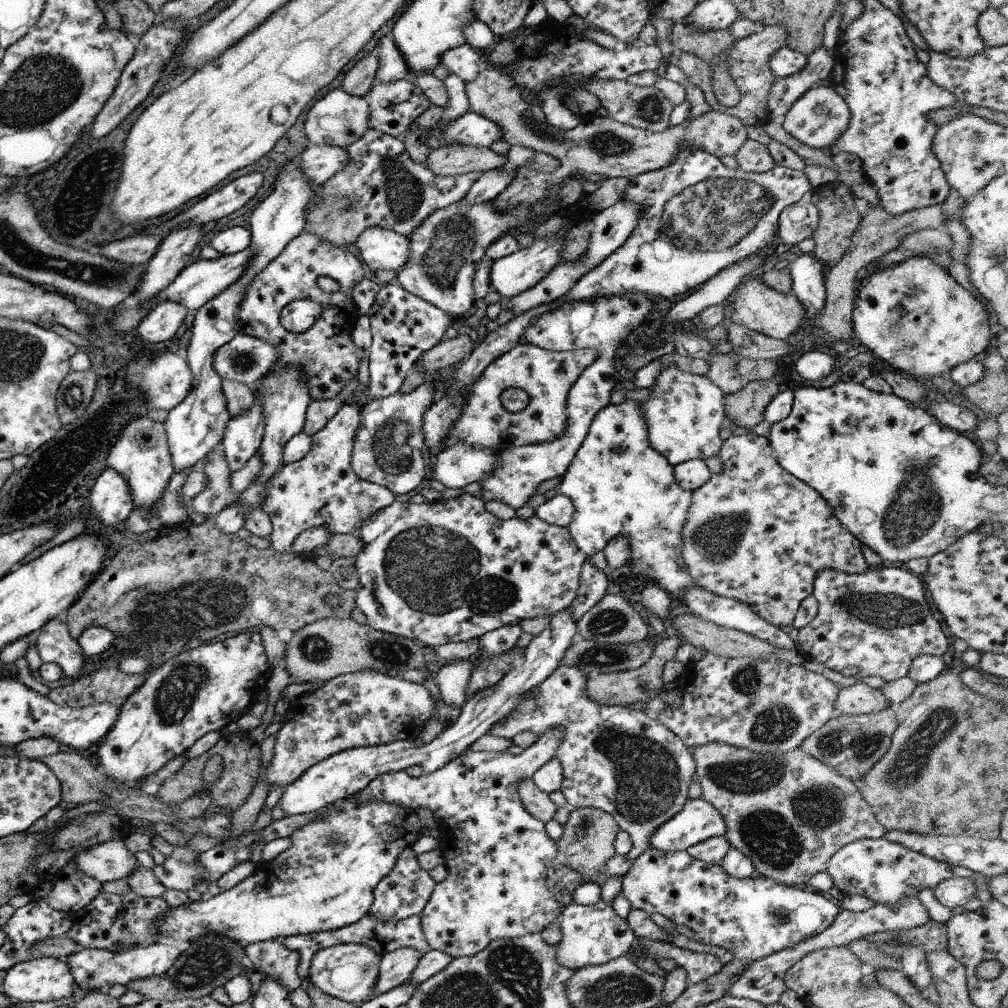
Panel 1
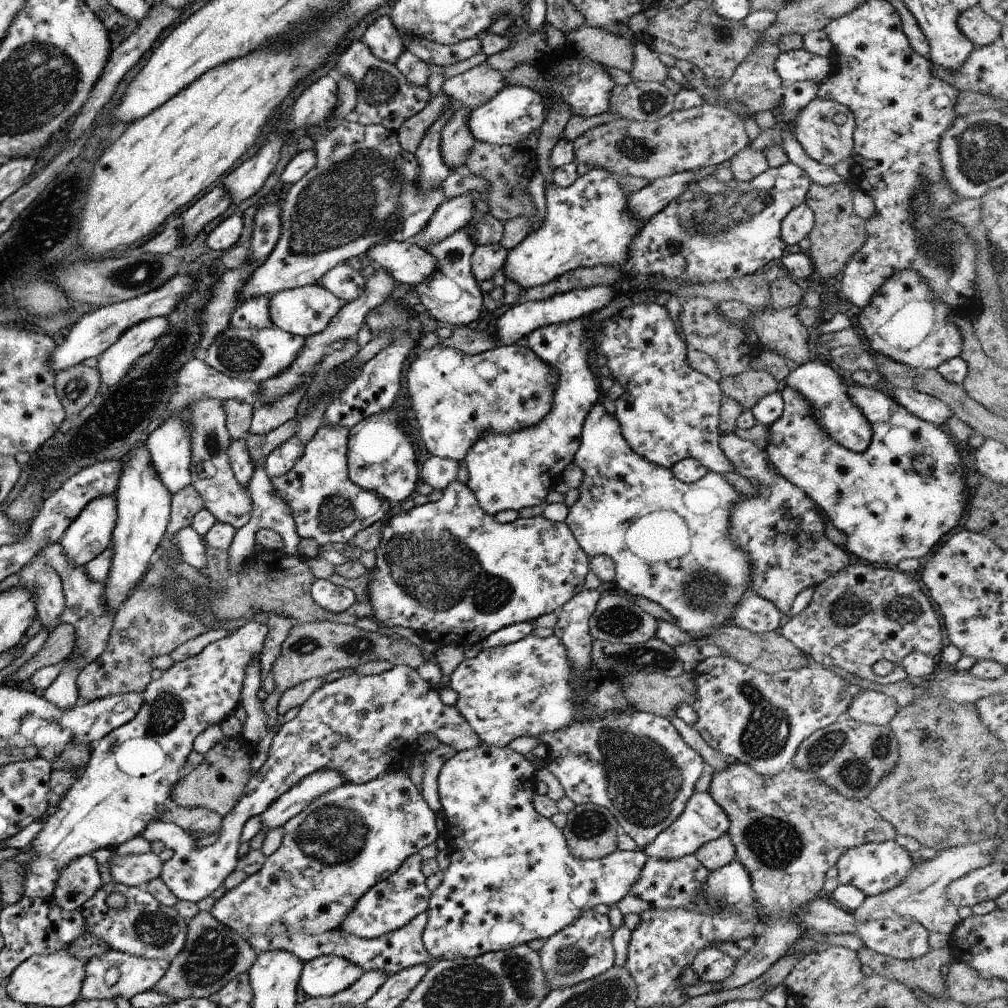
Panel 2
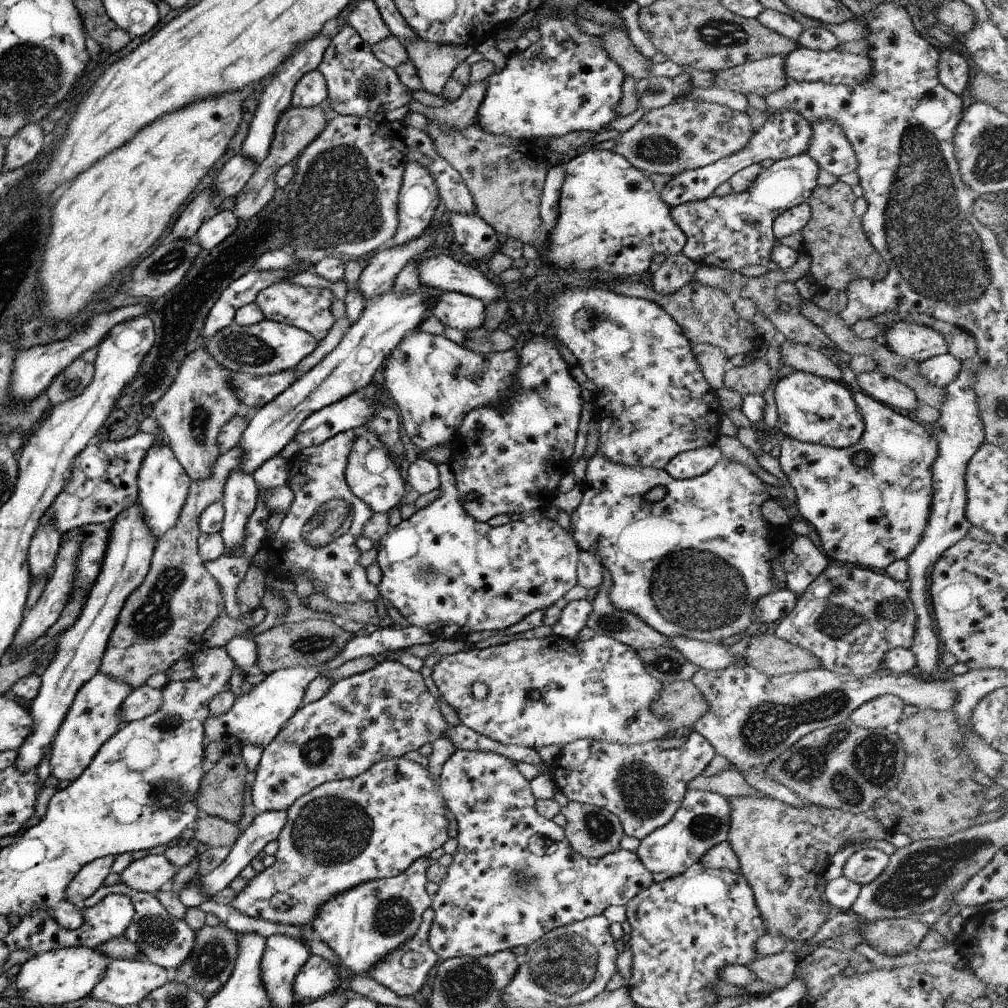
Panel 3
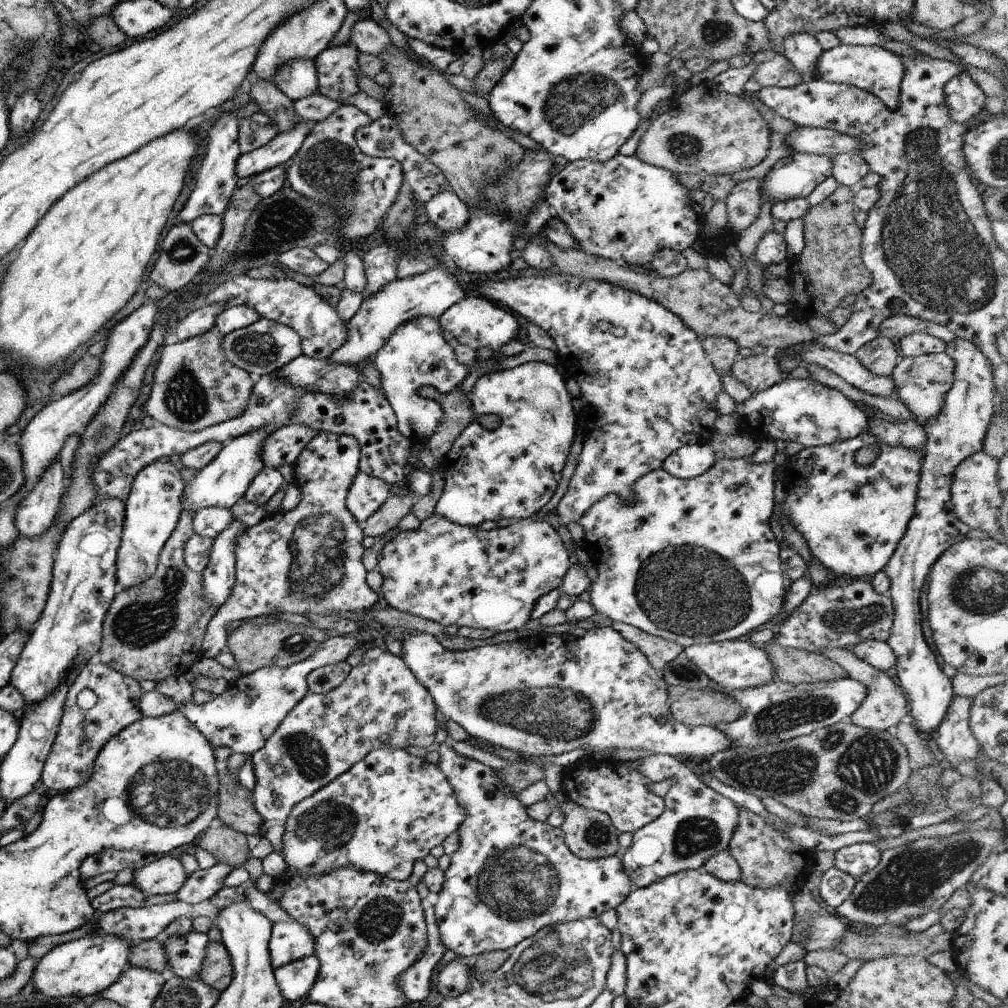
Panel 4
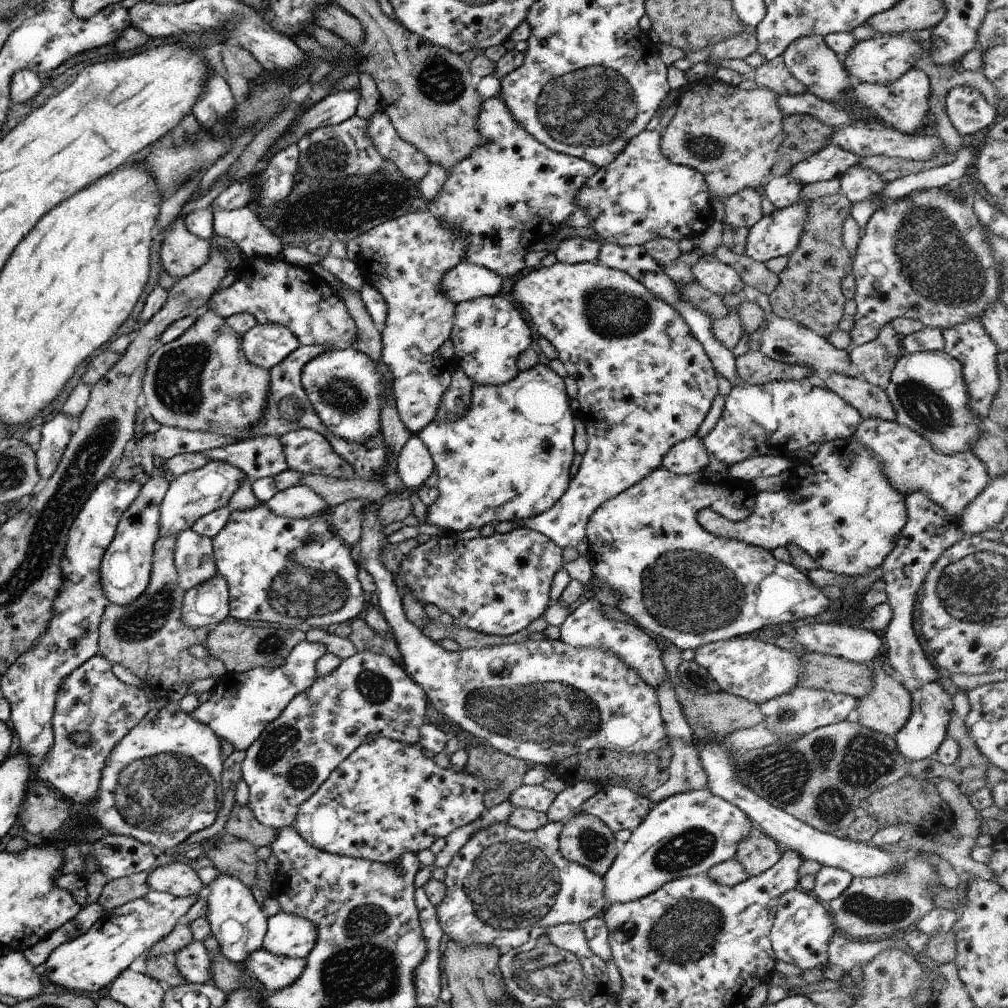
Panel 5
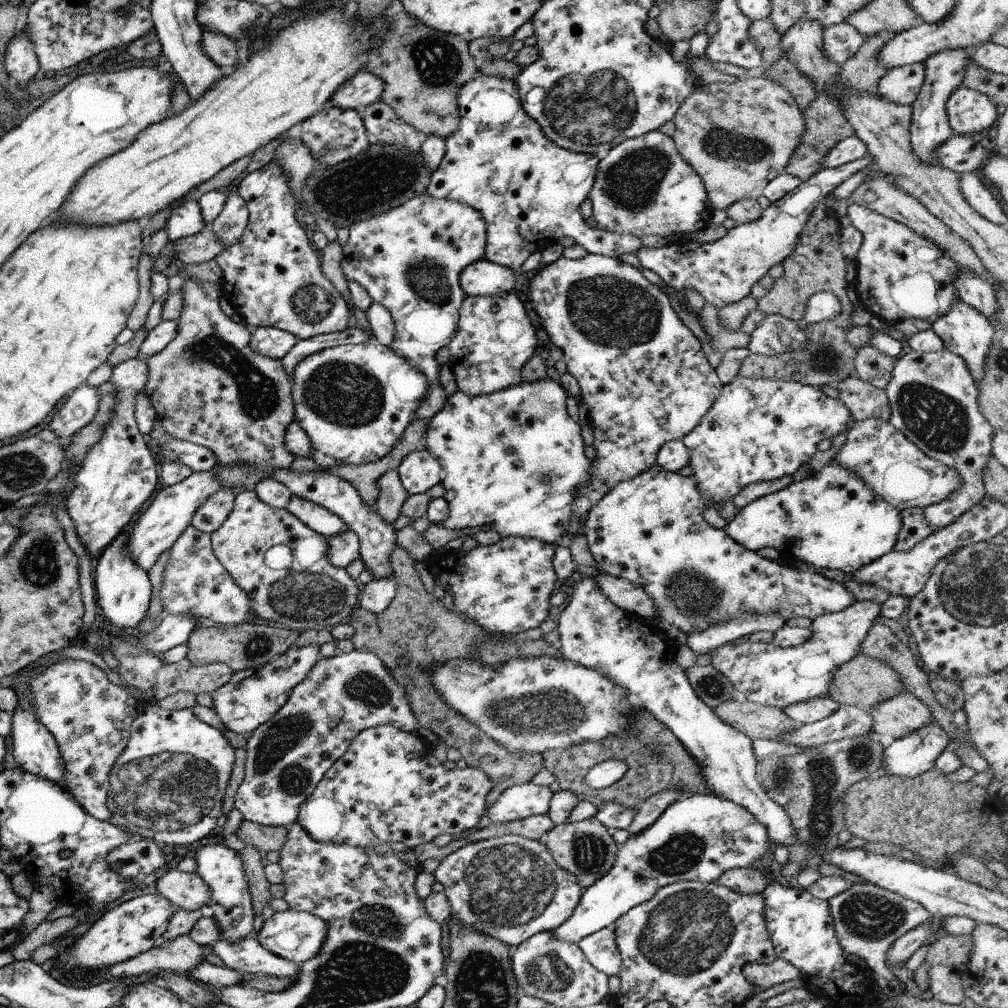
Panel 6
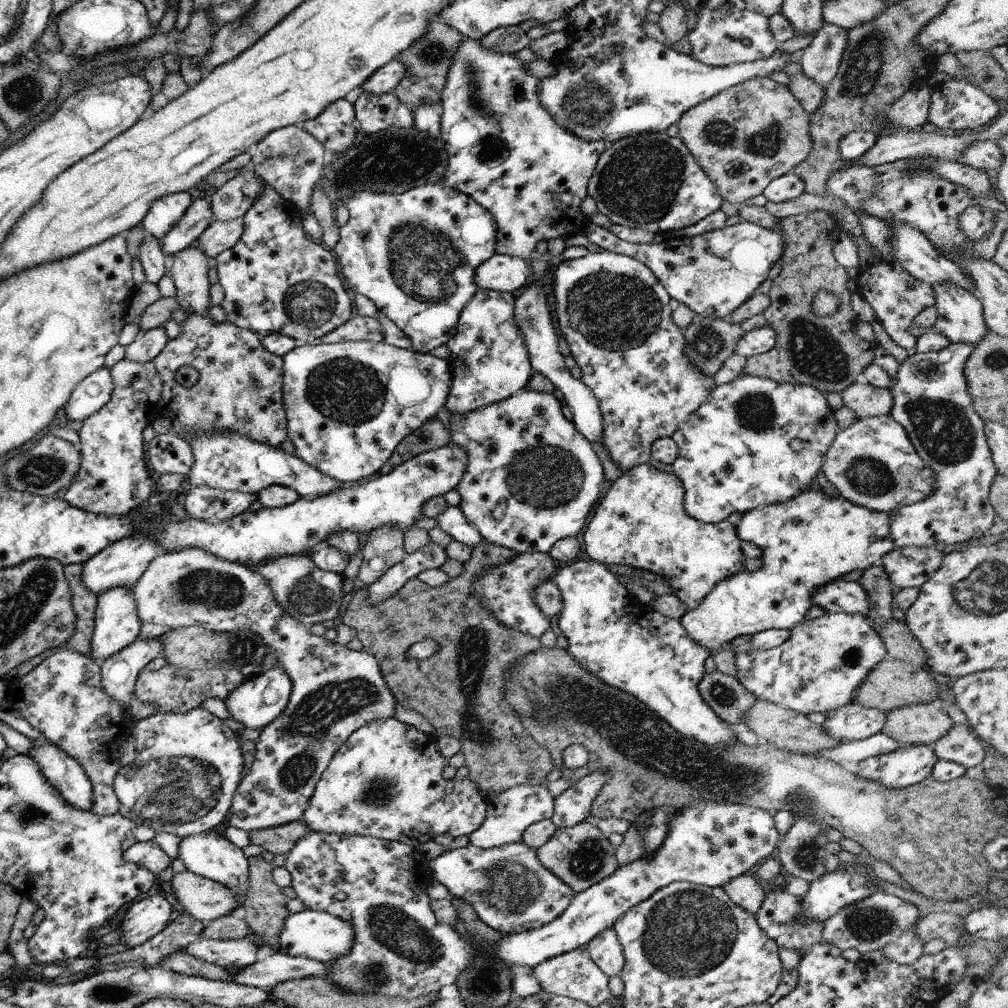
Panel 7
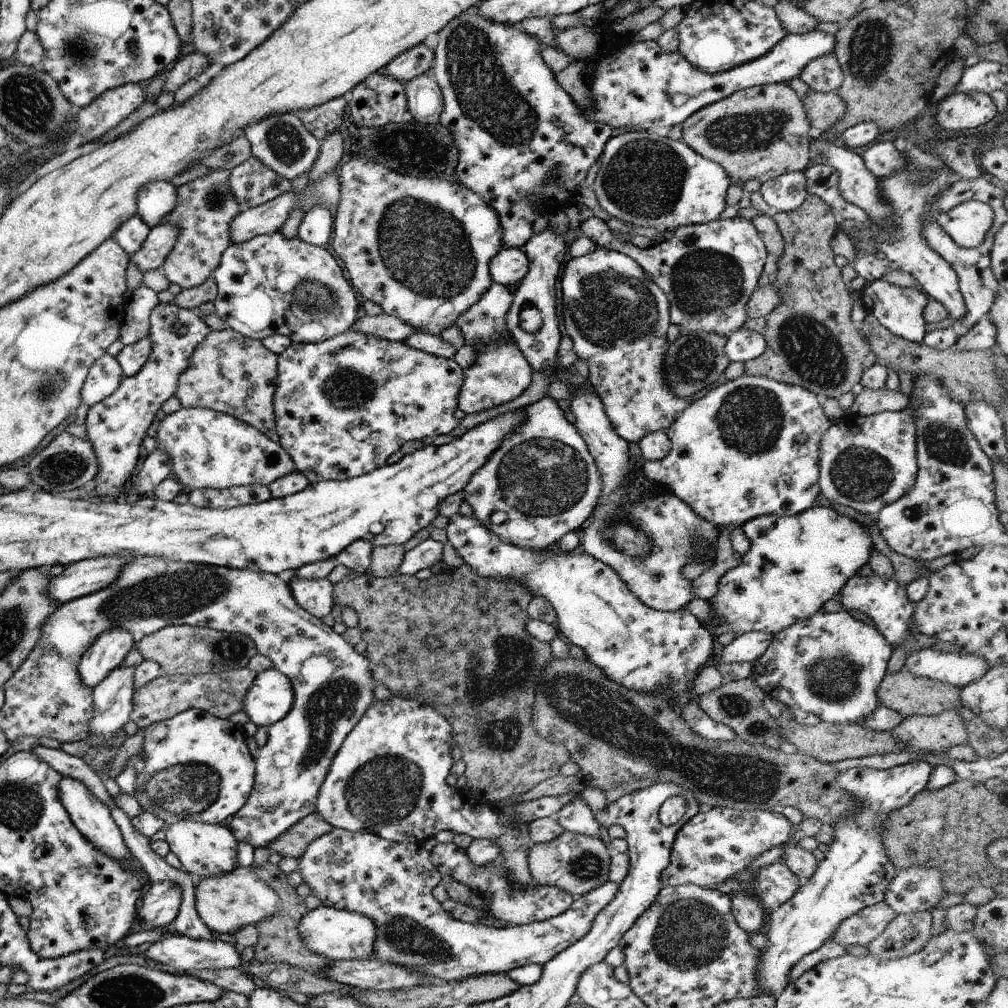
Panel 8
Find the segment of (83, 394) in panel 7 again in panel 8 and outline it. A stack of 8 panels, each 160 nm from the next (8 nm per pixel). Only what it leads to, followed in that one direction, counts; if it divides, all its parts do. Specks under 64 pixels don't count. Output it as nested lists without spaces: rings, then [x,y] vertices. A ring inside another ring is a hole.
[[[108,353],[91,364],[81,388],[81,403],[94,406],[110,396],[121,383],[123,376],[115,357]]]

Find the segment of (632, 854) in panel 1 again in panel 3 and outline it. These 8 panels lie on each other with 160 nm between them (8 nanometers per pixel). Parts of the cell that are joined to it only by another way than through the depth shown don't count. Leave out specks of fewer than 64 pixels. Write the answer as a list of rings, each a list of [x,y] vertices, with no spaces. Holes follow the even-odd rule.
[[[590,598],[561,603],[560,607],[557,622],[551,627],[552,634],[568,641],[577,641],[577,633],[586,626],[586,618],[592,609]],[[669,728],[669,731],[664,738],[648,740],[644,743],[639,744],[625,744],[625,743],[616,743],[616,742],[598,742],[590,739],[576,739],[575,741],[566,743],[563,747],[558,751],[558,755],[552,761],[549,767],[549,774],[553,778],[553,782],[556,784],[557,790],[566,796],[568,801],[575,801],[576,803],[585,803],[590,805],[595,805],[601,808],[604,808],[606,811],[614,814],[621,823],[622,831],[625,835],[630,837],[635,837],[637,840],[641,840],[644,836],[648,836],[650,832],[653,832],[656,828],[662,827],[666,822],[671,820],[671,817],[674,815],[674,811],[677,810],[681,799],[684,797],[686,793],[687,782],[689,780],[693,780],[695,776],[699,776],[702,774],[702,770],[710,763],[710,760],[714,757],[715,752],[713,747],[698,733],[691,732],[691,736],[689,736],[689,740],[686,740],[684,744],[682,744],[679,748],[676,749],[661,749],[659,748],[659,743],[666,738],[671,738],[676,736],[678,733],[675,730]]]

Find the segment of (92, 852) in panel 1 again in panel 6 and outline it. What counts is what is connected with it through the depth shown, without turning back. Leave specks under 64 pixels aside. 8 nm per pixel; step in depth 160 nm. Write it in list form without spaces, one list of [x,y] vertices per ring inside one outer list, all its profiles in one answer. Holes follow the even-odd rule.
[[[169,870],[156,880],[155,889],[170,904],[182,910],[199,910],[209,902],[209,888],[195,873]]]

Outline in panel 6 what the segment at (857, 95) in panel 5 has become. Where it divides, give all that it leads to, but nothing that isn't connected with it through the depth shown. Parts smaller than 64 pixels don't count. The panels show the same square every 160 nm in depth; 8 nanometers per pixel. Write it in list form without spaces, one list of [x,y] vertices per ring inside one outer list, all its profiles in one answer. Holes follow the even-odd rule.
[[[922,64],[904,65],[891,68],[878,81],[878,97],[893,104],[910,106],[924,80]]]

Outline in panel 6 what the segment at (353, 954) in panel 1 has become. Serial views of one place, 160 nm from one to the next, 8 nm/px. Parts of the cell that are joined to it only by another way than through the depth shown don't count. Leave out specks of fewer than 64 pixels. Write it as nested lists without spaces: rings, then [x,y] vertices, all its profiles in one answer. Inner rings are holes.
[[[241,938],[235,942],[218,939],[211,945],[211,952],[226,968],[241,974],[253,973],[276,978],[289,978],[297,965],[268,952],[255,938]]]

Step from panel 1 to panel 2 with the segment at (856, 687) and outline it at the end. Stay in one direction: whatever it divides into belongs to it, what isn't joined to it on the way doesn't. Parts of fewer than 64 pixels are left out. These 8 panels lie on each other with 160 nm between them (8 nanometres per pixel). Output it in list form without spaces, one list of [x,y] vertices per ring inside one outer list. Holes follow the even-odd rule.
[[[861,690],[847,708],[849,719],[861,724],[875,724],[885,726],[897,714],[897,702],[881,692],[875,690]]]

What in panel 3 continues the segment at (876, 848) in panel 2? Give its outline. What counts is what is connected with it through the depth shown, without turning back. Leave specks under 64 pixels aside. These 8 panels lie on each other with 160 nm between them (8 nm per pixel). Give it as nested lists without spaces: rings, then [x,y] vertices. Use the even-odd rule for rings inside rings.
[[[863,848],[849,856],[842,868],[842,876],[863,886],[869,884],[889,862],[889,857],[876,848]]]

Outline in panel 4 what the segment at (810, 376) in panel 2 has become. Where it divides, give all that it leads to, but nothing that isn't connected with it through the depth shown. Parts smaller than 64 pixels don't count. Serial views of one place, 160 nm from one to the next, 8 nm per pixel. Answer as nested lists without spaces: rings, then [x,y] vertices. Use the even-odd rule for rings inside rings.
[[[785,376],[769,388],[752,393],[746,401],[735,404],[735,414],[731,416],[738,420],[738,434],[749,434],[758,442],[771,436],[773,440],[799,442],[804,447],[830,445],[852,439],[868,426],[867,414],[840,390],[811,379]]]

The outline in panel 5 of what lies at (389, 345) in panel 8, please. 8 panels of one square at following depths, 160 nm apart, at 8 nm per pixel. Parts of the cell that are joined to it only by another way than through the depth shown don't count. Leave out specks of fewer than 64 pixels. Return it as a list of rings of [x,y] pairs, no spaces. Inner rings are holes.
[[[347,347],[342,351],[319,353],[303,365],[300,372],[300,383],[326,431],[332,432],[350,443],[356,442],[362,445],[362,442],[380,430],[378,412],[380,411],[380,400],[384,399],[384,379],[380,376],[376,364],[362,352]]]

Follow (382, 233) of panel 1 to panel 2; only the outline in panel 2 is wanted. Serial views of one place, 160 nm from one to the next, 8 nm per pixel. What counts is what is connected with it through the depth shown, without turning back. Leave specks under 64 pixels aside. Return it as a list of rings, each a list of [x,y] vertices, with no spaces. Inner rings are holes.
[[[409,242],[375,244],[365,255],[402,287],[413,288],[435,272],[435,256]]]

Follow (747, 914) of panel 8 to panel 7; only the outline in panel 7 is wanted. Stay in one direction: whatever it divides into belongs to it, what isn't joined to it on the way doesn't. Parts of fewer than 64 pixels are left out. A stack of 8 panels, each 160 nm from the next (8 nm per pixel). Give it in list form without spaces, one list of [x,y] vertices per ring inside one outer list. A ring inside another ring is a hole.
[[[741,874],[741,876],[733,878],[733,880],[729,880],[722,887],[722,890],[733,904],[737,904],[741,910],[749,912],[751,916],[757,914],[759,906],[763,904],[766,897],[763,888],[759,885],[758,874],[751,876]]]

